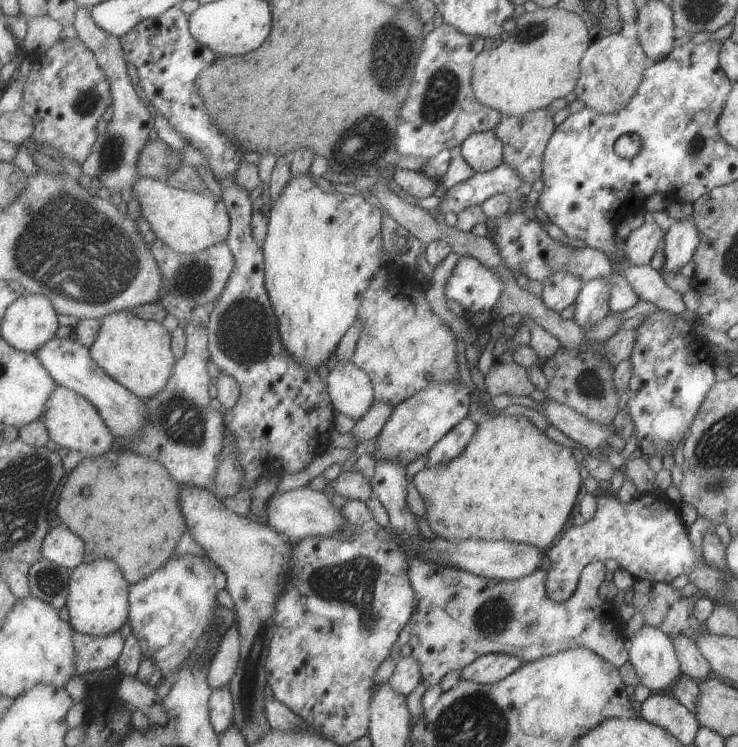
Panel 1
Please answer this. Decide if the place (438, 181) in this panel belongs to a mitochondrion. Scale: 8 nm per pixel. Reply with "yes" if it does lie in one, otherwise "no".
no

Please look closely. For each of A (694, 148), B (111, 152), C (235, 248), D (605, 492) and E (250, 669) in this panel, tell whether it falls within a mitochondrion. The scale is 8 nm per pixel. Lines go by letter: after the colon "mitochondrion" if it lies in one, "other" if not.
A: mitochondrion
B: mitochondrion
C: other
D: other
E: mitochondrion

